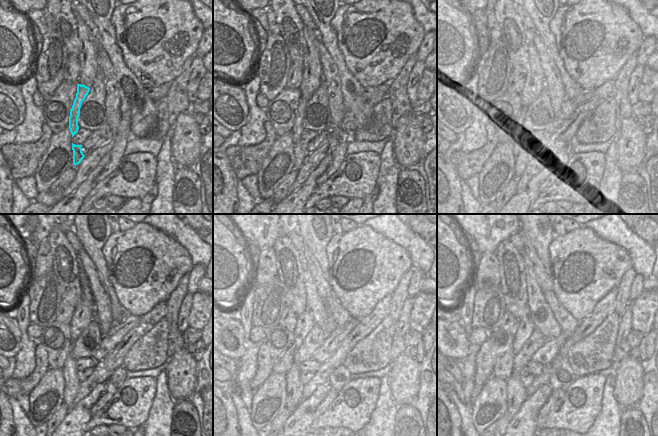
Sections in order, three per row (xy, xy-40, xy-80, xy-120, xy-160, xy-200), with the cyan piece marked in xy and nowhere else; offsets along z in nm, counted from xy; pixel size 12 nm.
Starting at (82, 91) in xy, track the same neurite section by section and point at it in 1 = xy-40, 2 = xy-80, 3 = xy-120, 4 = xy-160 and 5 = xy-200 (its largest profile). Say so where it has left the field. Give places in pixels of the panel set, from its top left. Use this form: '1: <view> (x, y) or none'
1: xy-40 (299, 150)
2: xy-80 (521, 156)
3: xy-120 (72, 383)
4: xy-160 (294, 386)
5: xy-200 (516, 392)

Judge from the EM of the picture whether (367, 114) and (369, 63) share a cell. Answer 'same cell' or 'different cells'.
different cells

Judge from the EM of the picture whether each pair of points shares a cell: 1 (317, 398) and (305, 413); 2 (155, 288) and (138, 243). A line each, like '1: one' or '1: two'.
1: one
2: one

